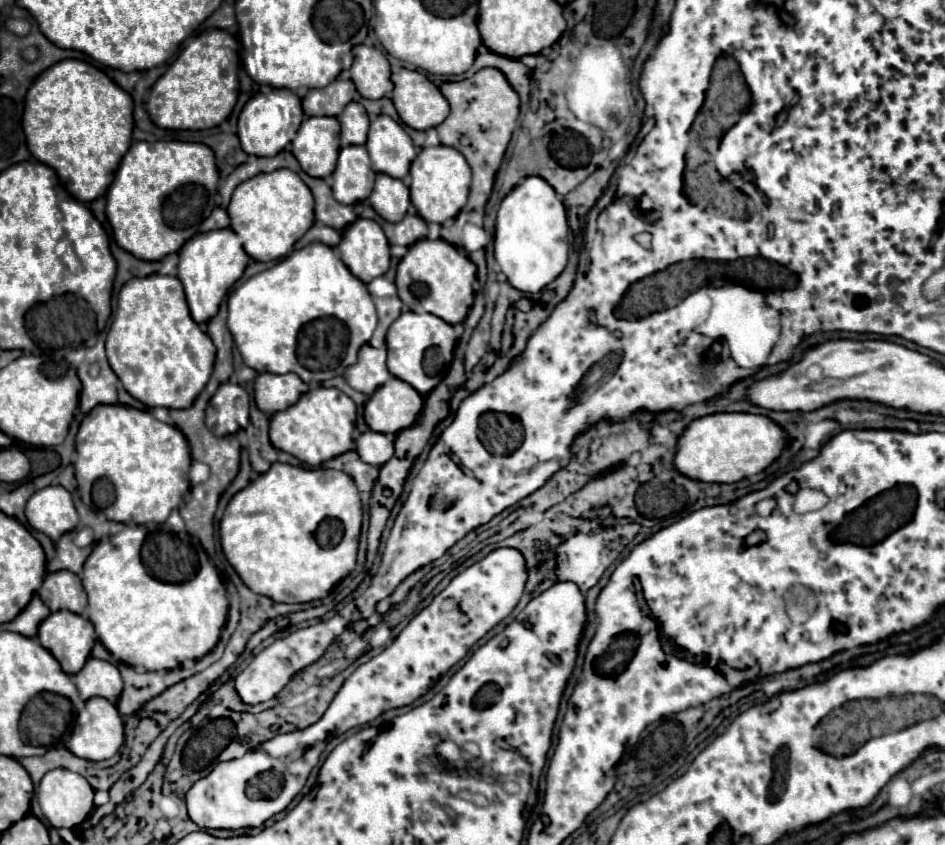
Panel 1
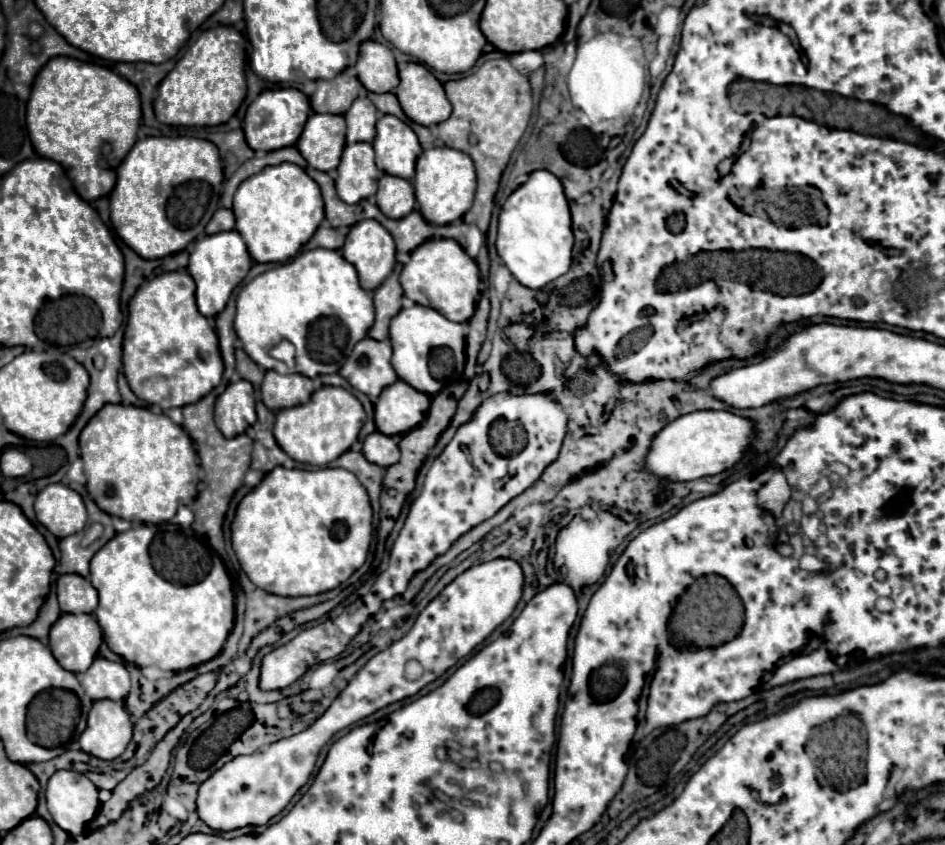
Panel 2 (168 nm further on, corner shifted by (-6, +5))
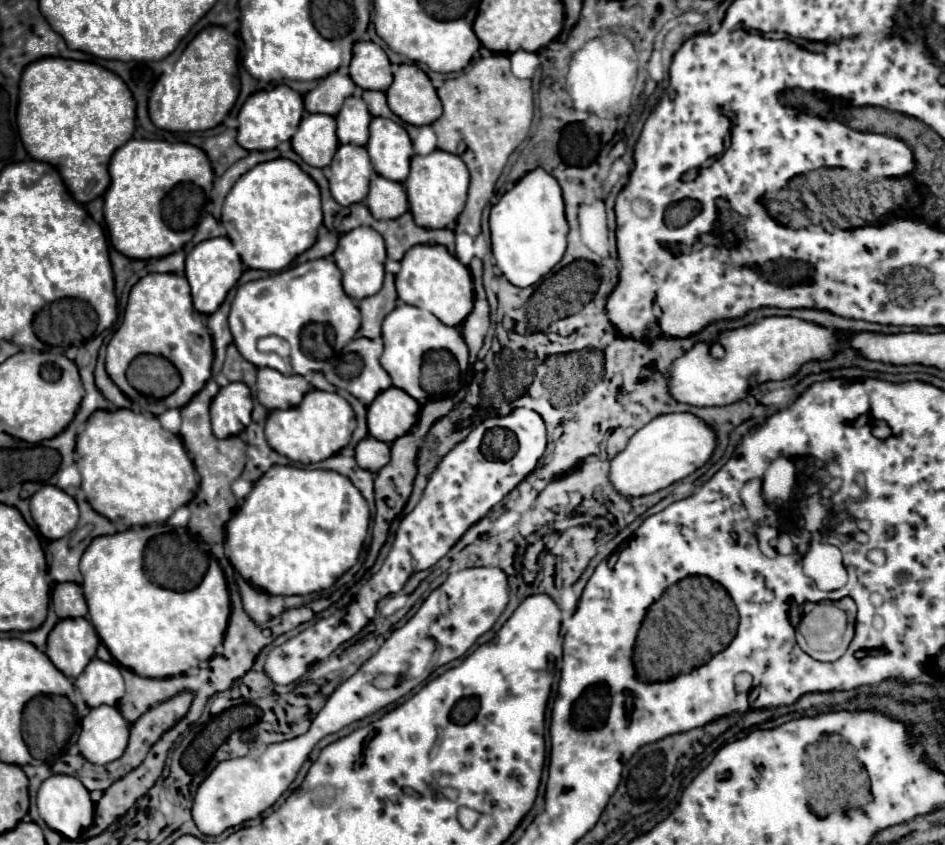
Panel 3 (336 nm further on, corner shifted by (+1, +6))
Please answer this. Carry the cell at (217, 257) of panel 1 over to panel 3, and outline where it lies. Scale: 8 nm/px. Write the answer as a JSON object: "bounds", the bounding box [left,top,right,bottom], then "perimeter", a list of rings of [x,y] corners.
{"bounds":[186,236,244,314],"perimeter":[[[218,236],[218,238],[210,238],[210,240],[196,244],[186,256],[186,278],[188,278],[190,288],[192,288],[194,308],[202,314],[216,312],[218,306],[224,302],[228,290],[242,276],[242,272],[244,272],[244,264],[242,264],[234,244],[230,242],[230,238]]]}

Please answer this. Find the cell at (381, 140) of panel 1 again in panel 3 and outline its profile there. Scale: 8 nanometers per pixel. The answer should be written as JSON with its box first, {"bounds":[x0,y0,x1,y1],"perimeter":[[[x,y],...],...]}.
{"bounds":[366,118,414,182],"perimeter":[[[372,118],[366,150],[380,176],[396,182],[404,182],[408,178],[414,148],[408,132],[400,124],[388,118]]]}

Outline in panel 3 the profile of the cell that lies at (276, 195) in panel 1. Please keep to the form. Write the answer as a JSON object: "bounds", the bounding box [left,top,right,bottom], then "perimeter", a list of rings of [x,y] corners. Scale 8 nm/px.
{"bounds":[222,160,322,272],"perimeter":[[[270,160],[254,166],[250,172],[242,174],[238,182],[232,186],[224,200],[222,208],[222,226],[228,232],[228,238],[236,246],[242,262],[248,268],[258,268],[258,270],[268,270],[268,272],[280,272],[282,268],[288,268],[292,260],[308,250],[316,236],[318,228],[322,226],[322,208],[320,208],[320,190],[316,182],[306,176],[298,164],[292,160]]]}

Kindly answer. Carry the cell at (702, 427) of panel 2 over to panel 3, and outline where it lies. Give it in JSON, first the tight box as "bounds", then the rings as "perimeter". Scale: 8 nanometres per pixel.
{"bounds":[610,412,716,496],"perimeter":[[[682,412],[664,414],[640,428],[628,446],[610,462],[610,480],[624,496],[644,496],[662,490],[704,466],[716,450],[716,430],[702,418]]]}

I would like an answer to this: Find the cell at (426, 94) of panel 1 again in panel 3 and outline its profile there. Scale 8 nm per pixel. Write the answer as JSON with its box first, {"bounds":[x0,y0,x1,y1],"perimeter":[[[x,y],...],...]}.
{"bounds":[386,64,442,126],"perimeter":[[[394,64],[394,82],[386,90],[390,110],[414,126],[432,124],[442,116],[442,102],[430,78],[416,64]]]}

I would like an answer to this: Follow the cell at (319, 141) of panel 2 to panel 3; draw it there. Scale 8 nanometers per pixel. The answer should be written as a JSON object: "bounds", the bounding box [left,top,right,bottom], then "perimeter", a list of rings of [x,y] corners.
{"bounds":[292,114,338,168],"perimeter":[[[304,114],[302,124],[294,134],[292,148],[306,164],[316,168],[328,166],[338,148],[334,116]]]}

